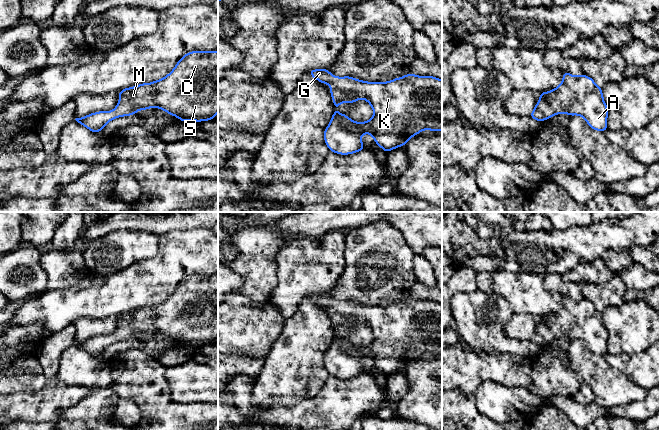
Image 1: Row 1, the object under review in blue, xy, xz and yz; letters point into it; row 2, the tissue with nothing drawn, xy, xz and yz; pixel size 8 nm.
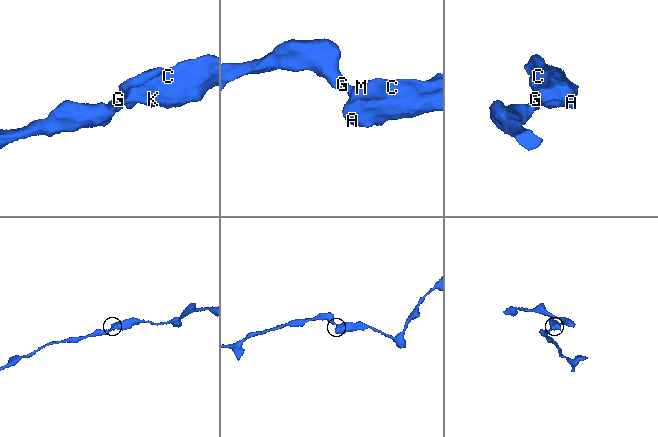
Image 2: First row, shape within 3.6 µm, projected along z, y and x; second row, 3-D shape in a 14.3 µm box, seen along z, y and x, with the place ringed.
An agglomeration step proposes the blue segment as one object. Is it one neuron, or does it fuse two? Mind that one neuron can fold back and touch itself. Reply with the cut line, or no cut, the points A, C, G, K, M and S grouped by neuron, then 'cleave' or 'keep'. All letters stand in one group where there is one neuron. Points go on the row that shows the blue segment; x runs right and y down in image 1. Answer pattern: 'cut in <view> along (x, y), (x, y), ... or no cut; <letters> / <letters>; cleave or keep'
no cut; A C G K M S; keep

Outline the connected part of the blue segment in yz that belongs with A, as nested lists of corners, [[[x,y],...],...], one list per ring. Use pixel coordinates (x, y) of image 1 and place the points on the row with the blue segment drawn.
[[[563,72],[560,85],[548,92],[542,92],[530,117],[543,122],[560,113],[582,116],[589,127],[604,132],[608,129],[608,107],[604,102],[602,88],[584,74],[573,76]]]

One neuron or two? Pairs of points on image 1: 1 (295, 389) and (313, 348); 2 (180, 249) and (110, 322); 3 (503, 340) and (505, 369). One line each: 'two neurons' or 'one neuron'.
1: one neuron
2: two neurons
3: two neurons

